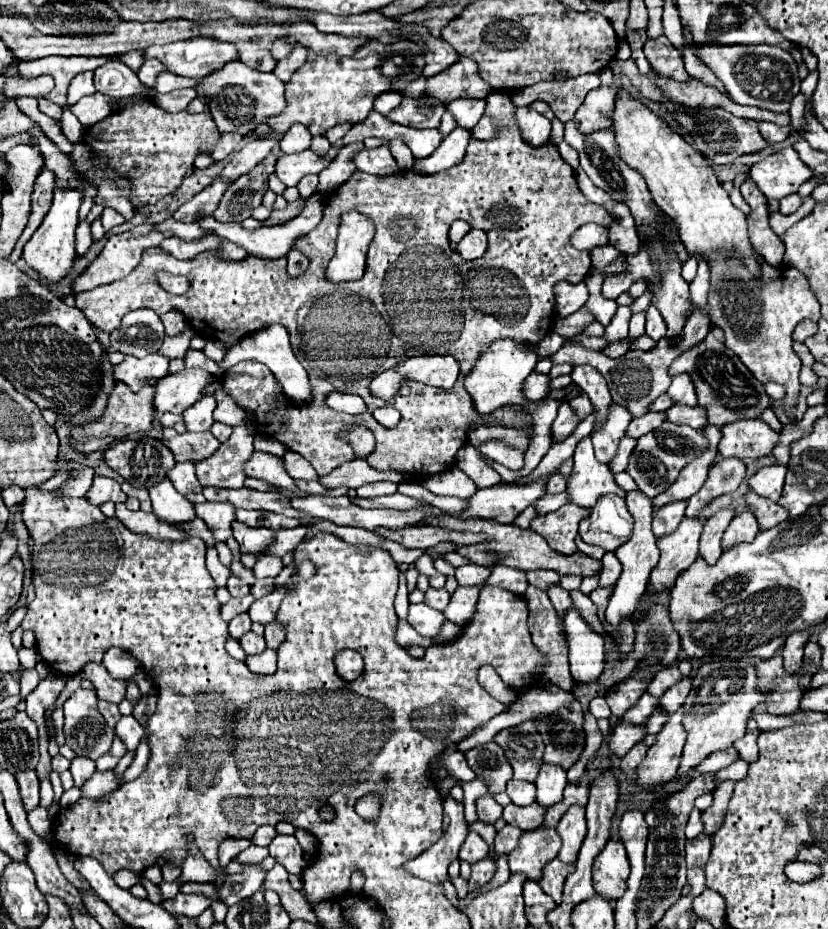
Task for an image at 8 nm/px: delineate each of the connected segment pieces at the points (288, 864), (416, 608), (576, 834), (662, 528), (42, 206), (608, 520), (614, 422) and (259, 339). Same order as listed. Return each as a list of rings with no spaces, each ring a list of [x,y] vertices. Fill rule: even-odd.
[[[276,836],[270,846],[270,856],[282,864],[290,874],[302,874],[304,868],[308,866],[306,858],[304,858],[304,852],[300,848],[300,844],[296,842],[294,836]]]
[[[410,604],[408,608],[408,622],[410,626],[424,638],[436,638],[440,634],[442,624],[446,622],[446,616],[442,612],[432,610],[430,606],[422,604]]]
[[[570,806],[568,812],[562,816],[562,820],[556,826],[558,834],[562,836],[562,850],[558,858],[562,862],[576,862],[578,850],[582,846],[582,840],[586,836],[586,818],[584,818],[584,808],[580,806]]]
[[[674,502],[672,506],[662,506],[660,510],[654,510],[654,522],[652,522],[654,536],[664,538],[672,534],[684,518],[684,510],[686,502]]]
[[[44,170],[38,178],[36,178],[36,186],[32,192],[32,210],[30,210],[30,220],[28,226],[22,232],[22,238],[16,242],[16,248],[10,254],[10,260],[16,264],[22,258],[22,246],[24,242],[36,232],[36,228],[40,226],[40,222],[44,220],[44,216],[50,210],[50,202],[52,202],[52,194],[54,194],[54,174],[50,170]]]
[[[608,494],[596,502],[590,516],[580,522],[580,538],[586,544],[600,546],[606,552],[614,552],[632,536],[632,516],[626,510],[626,502],[616,494]]]
[[[612,404],[612,410],[608,412],[606,426],[598,428],[592,434],[592,444],[594,444],[594,450],[596,450],[596,458],[600,462],[604,462],[604,464],[612,462],[612,458],[616,456],[618,444],[626,434],[626,428],[628,428],[630,420],[632,418],[624,408],[618,408],[618,406]]]
[[[270,326],[266,330],[260,330],[260,332],[252,334],[252,336],[246,336],[236,346],[228,348],[224,360],[218,366],[224,372],[226,368],[232,368],[234,364],[238,364],[242,360],[256,360],[256,362],[266,364],[272,370],[272,374],[276,376],[276,380],[280,382],[280,386],[284,388],[284,394],[286,394],[288,400],[292,400],[296,404],[310,402],[310,380],[308,380],[306,370],[302,368],[302,364],[298,362],[298,358],[294,356],[294,352],[290,348],[290,338],[288,338],[286,328],[282,328],[282,326]]]

